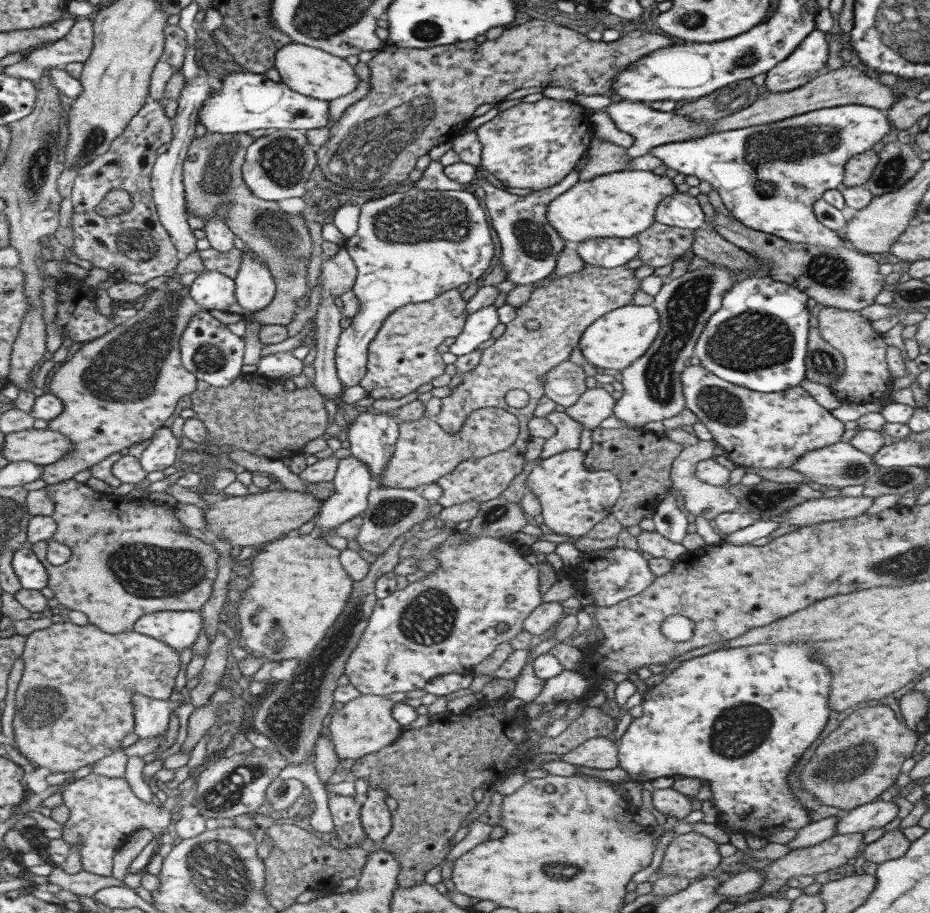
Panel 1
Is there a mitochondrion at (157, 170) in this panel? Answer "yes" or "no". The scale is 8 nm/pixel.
no

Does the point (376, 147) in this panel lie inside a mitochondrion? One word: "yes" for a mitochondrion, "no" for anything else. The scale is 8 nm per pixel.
yes

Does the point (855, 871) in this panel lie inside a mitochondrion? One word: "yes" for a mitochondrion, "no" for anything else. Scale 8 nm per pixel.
no

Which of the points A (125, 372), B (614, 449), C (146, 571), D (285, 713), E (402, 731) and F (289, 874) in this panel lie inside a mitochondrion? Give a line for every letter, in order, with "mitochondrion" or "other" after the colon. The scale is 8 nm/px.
A: mitochondrion
B: other
C: mitochondrion
D: mitochondrion
E: other
F: other

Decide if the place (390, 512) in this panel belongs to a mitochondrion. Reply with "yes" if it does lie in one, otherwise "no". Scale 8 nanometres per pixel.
yes

